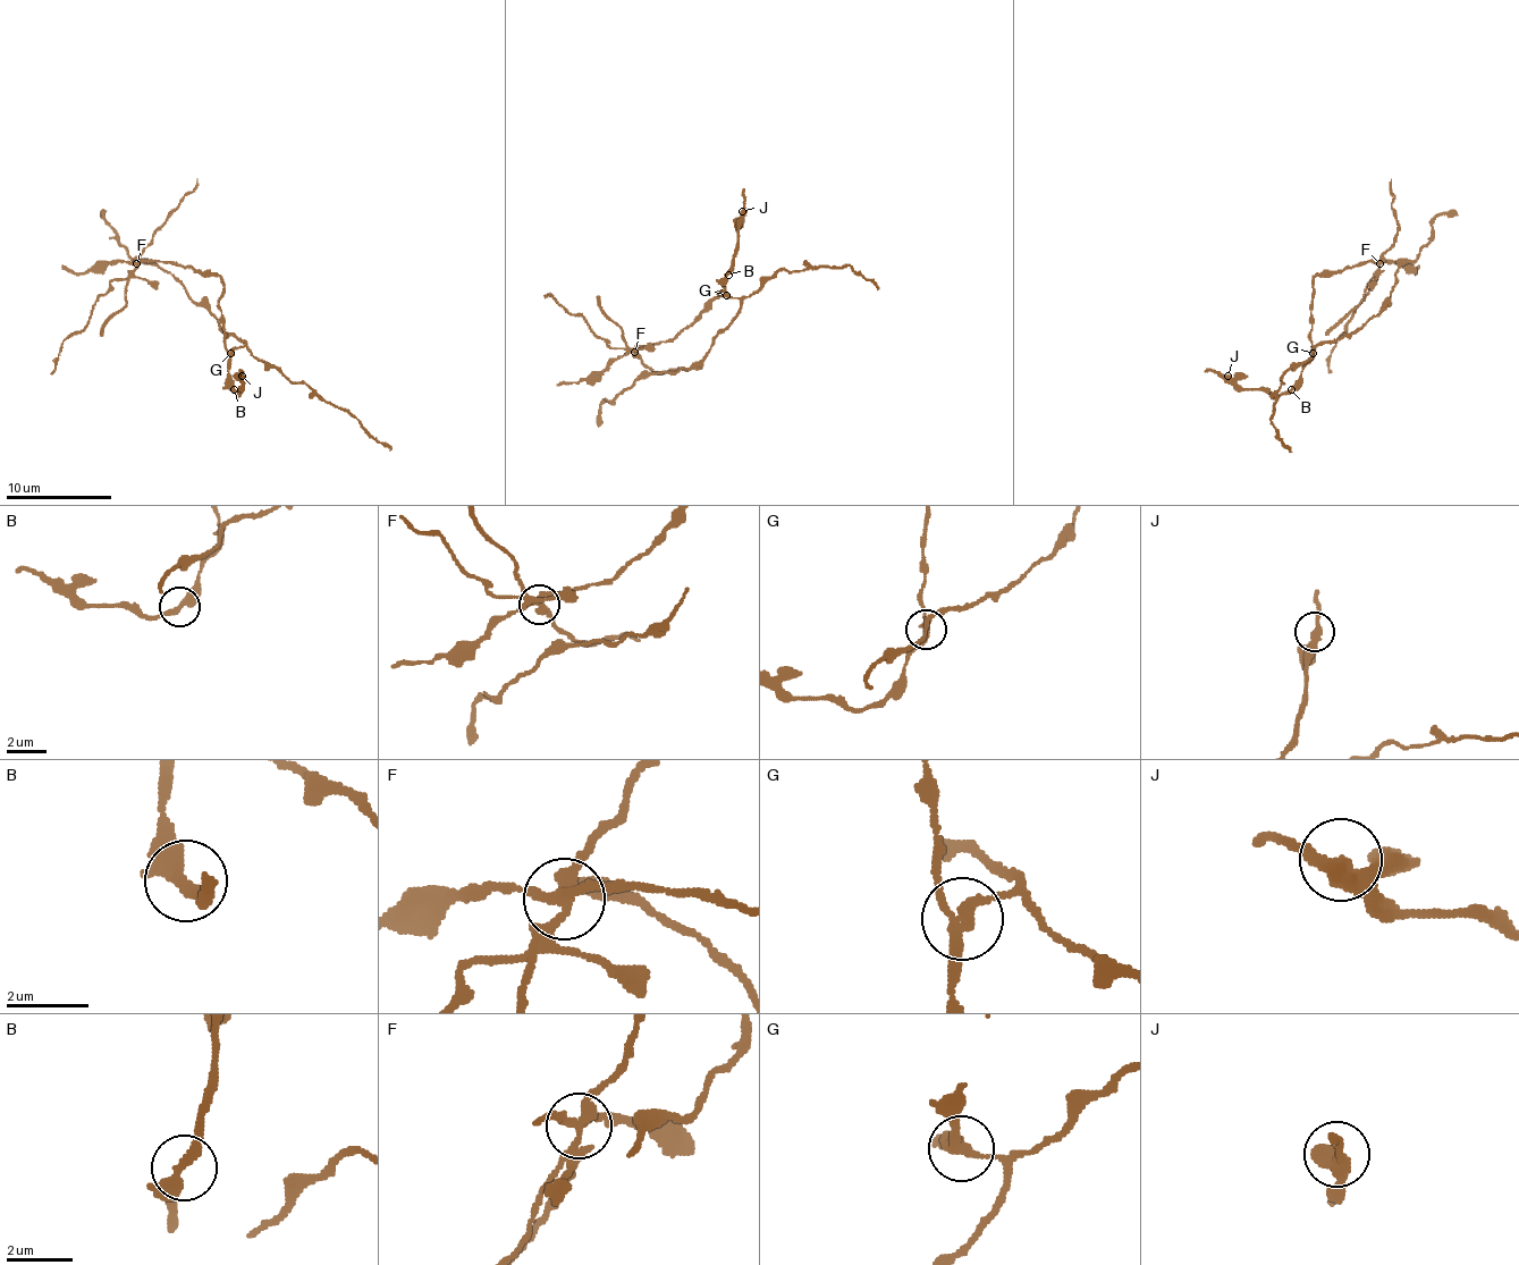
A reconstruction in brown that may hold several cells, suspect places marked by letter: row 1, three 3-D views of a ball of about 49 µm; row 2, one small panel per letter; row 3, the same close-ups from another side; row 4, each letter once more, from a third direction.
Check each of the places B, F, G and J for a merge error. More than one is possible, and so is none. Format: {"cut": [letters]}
{"cut": ["F", "G"]}

